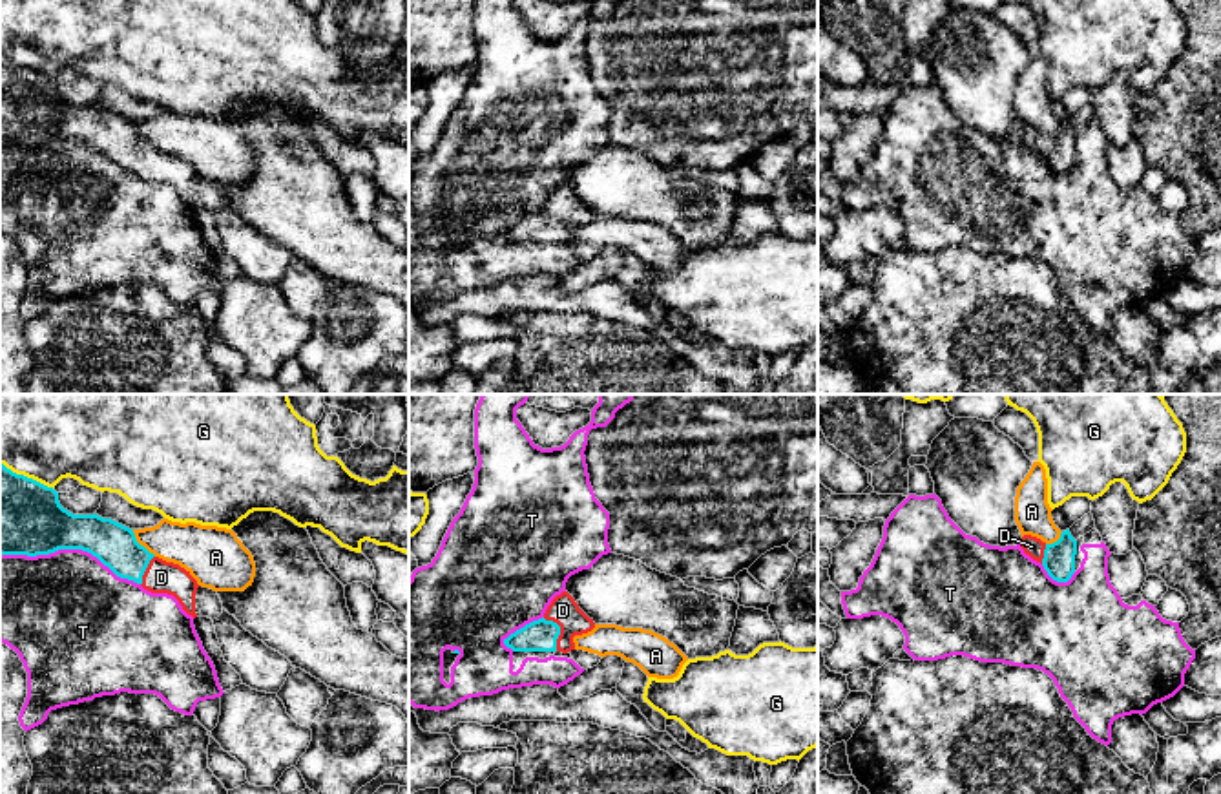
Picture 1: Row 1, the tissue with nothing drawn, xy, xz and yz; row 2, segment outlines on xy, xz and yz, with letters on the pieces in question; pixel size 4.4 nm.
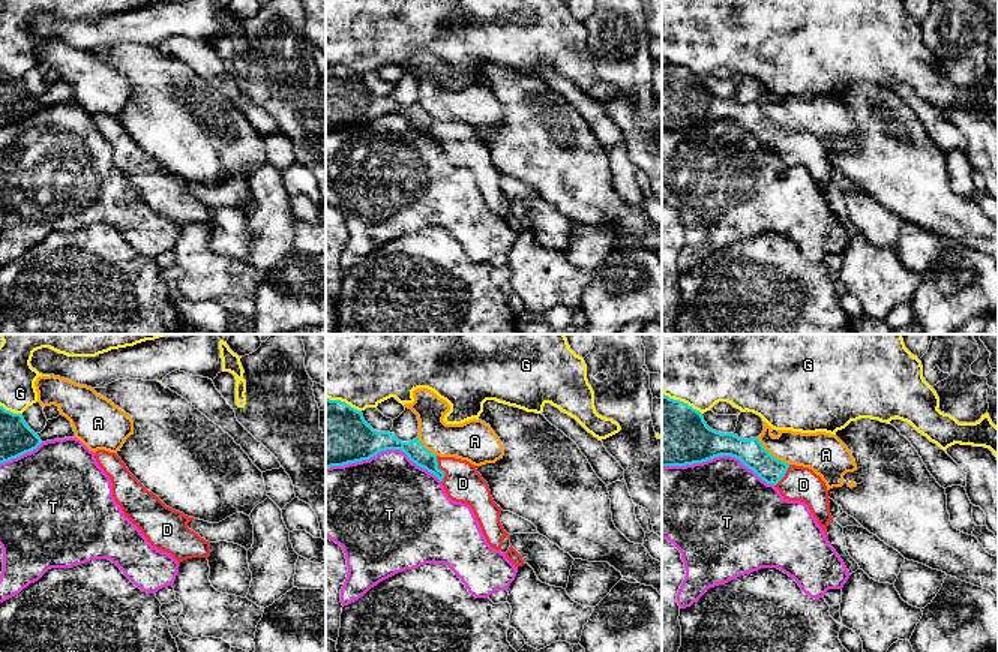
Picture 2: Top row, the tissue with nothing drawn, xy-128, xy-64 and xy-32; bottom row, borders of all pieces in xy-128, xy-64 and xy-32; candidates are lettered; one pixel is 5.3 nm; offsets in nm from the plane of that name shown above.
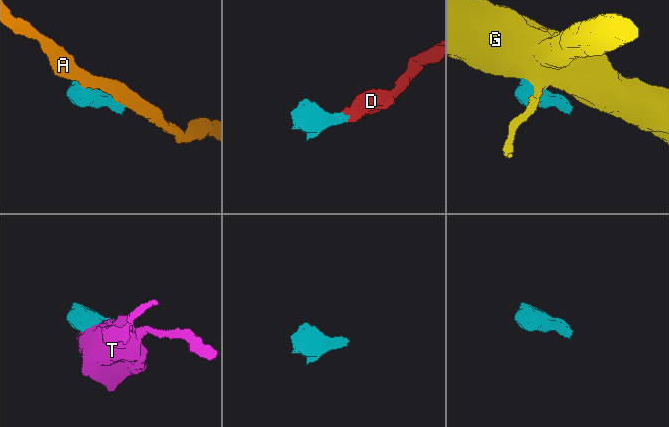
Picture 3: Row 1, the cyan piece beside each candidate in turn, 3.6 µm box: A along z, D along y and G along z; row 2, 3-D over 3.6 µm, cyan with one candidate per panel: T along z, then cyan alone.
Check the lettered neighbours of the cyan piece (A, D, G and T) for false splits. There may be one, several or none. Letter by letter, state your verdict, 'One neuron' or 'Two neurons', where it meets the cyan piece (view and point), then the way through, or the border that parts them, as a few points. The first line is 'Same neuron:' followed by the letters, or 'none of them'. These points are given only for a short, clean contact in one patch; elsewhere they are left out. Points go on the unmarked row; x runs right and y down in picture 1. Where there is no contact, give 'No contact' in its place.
Same neuron: D
A: Two neurons. Touches cyan at xy (139, 135)
D: One neuron. Touches cyan at xz (559, 221). Path across: xz (541, 227), (559, 221), (563, 201)
G: Two neurons. Touches cyan at xy (26, 68)
T: Two neurons. Touches cyan at xy (70, 139)

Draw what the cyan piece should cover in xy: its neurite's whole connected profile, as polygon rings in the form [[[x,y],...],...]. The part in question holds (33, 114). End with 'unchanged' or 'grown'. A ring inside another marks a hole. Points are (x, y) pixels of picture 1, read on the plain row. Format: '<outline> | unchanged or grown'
[[[0,55],[0,146],[49,146],[58,141],[82,141],[97,148],[117,168],[133,172],[151,184],[173,186],[183,201],[197,208],[197,172],[179,155],[166,153],[135,130],[133,120],[99,106],[73,106],[58,93],[58,84]]] | grown

